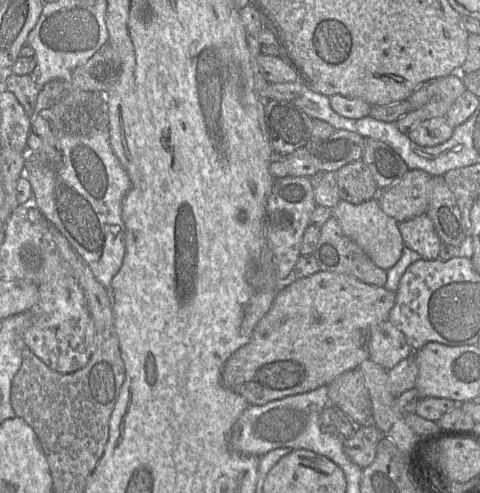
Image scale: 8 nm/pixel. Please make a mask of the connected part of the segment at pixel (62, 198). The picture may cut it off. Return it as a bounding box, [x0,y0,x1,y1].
[22,128,131,292]

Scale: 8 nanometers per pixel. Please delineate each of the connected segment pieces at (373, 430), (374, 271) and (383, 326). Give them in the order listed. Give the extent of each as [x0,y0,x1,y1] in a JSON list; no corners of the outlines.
[[344,423,382,469],[312,216,387,287],[368,320,414,370]]

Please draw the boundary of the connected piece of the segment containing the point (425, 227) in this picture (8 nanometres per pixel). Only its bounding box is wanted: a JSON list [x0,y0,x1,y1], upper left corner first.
[398,215,441,259]

